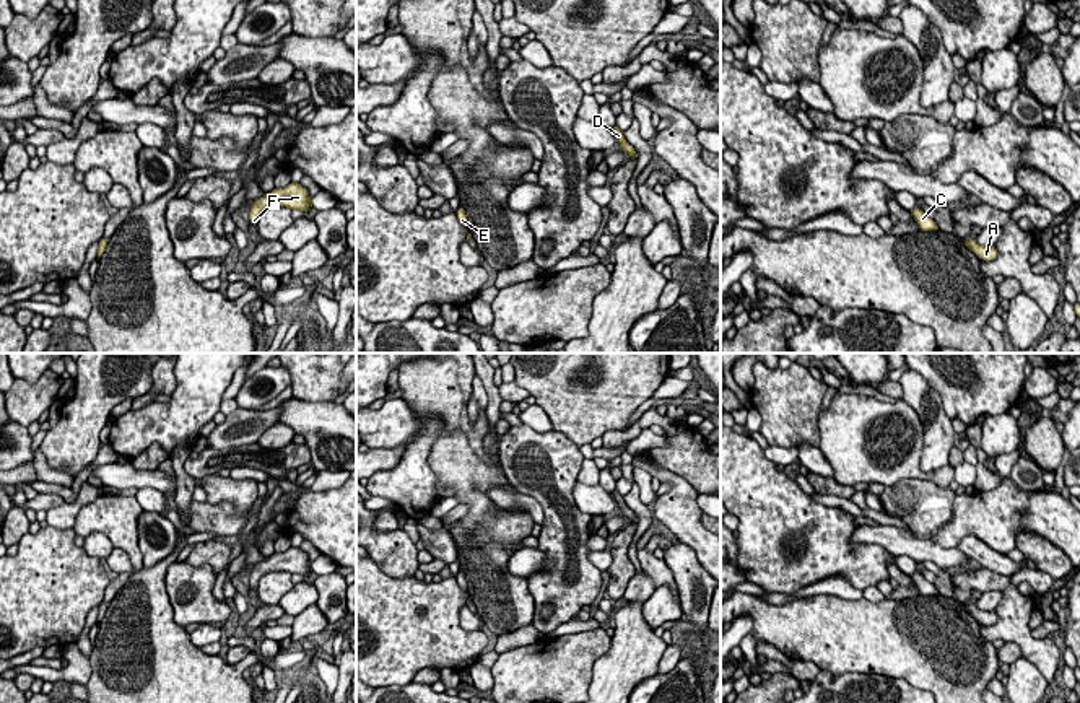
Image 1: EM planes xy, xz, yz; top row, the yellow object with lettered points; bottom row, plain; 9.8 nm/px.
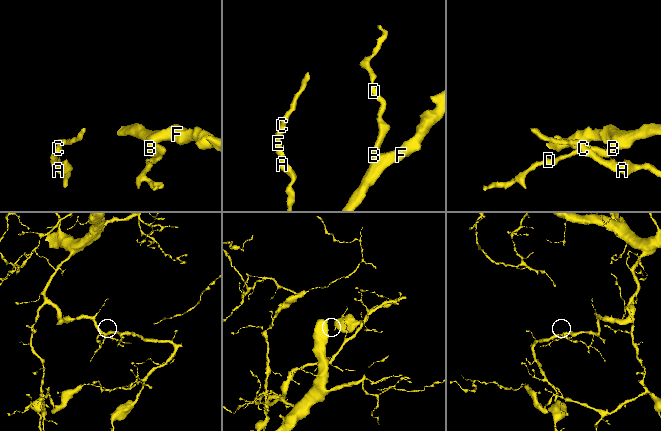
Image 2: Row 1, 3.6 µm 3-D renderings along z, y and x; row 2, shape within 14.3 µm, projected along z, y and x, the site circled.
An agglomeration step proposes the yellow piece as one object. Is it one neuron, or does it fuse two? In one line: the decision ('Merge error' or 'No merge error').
No merge error

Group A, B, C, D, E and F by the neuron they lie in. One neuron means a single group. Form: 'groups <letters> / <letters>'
groups A B C D E F

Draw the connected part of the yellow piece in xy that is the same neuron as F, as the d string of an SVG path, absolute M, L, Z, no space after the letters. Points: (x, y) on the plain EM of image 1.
M290 547L281 553L275 552L272 557L254 565L249 586L257 591L260 578L272 571L286 571L291 574L303 574L306 578L312 573L312 563L309 561L307 553L299 547Z

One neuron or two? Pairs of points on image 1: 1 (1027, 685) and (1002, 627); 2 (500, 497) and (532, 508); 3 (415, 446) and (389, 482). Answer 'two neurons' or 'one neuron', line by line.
1: two neurons
2: one neuron
3: one neuron

